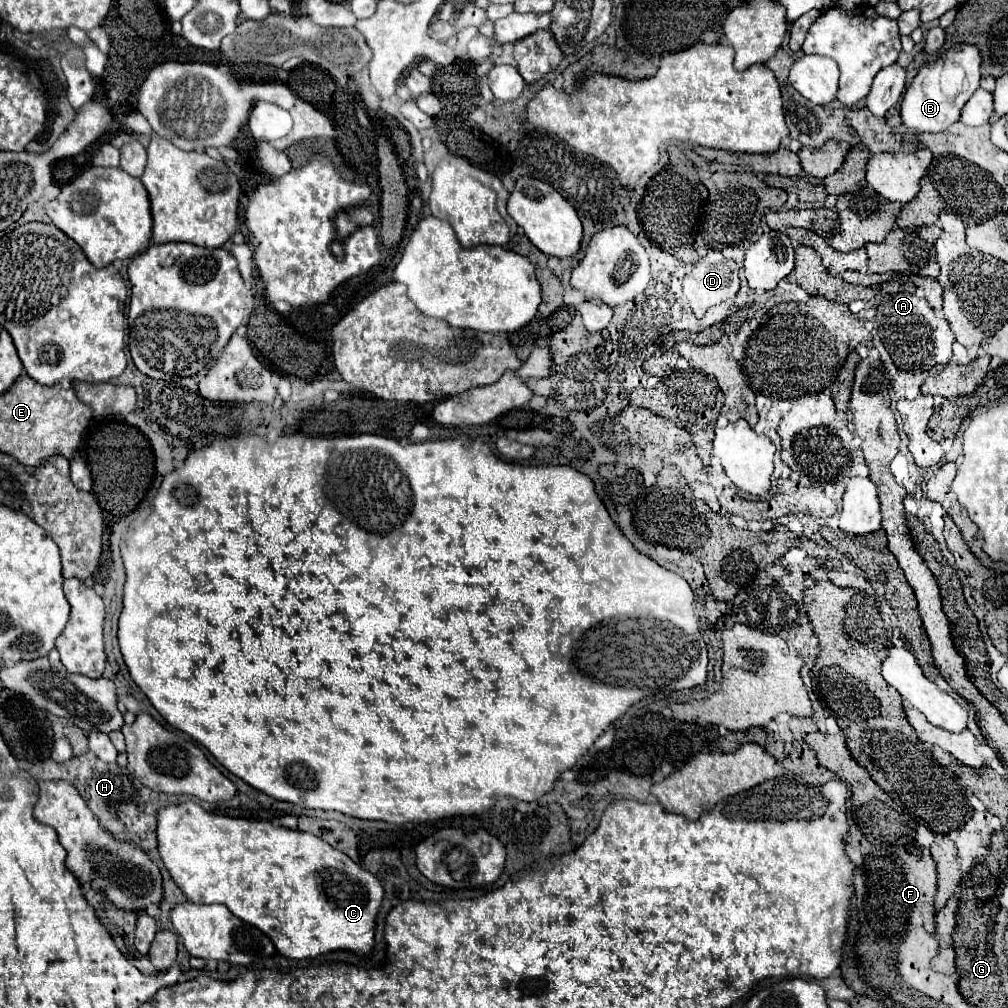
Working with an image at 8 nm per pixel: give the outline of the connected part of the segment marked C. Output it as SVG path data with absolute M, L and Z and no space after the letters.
M193 801L161 809L157 837L165 867L189 901L227 905L235 917L263 931L283 957L313 959L331 951L351 951L361 957L371 957L375 949L375 919L385 889L373 873L359 867L343 851L323 839L275 826L265 819L213 815Z

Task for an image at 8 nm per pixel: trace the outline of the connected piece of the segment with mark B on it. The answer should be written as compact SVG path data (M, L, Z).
M959 45L955 49L949 49L937 61L923 65L905 93L903 107L901 107L903 123L911 129L919 129L927 133L945 131L947 127L957 123L963 105L969 101L969 97L979 87L979 79L981 79L981 73L979 73L981 59L979 57L981 55L975 47Z

